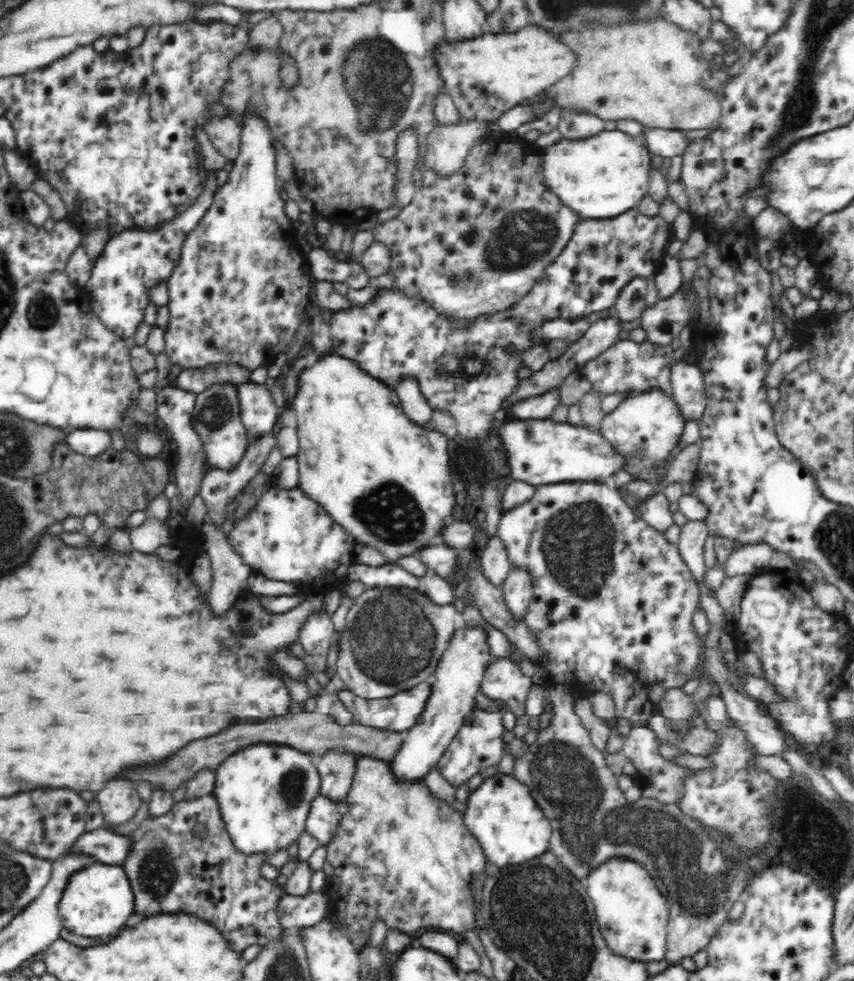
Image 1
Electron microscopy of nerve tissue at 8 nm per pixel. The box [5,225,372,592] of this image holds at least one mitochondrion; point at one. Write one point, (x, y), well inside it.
(42, 312)

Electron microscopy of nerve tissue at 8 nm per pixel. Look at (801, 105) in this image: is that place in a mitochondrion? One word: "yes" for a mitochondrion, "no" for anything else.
yes

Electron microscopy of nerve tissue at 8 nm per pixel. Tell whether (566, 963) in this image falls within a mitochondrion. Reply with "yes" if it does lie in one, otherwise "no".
yes

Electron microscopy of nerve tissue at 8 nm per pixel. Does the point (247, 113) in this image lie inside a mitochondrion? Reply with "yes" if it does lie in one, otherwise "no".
no

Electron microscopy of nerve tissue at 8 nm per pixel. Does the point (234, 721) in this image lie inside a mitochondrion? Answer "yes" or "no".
no

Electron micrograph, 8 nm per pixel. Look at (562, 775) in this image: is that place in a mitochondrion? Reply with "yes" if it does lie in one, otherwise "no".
yes

